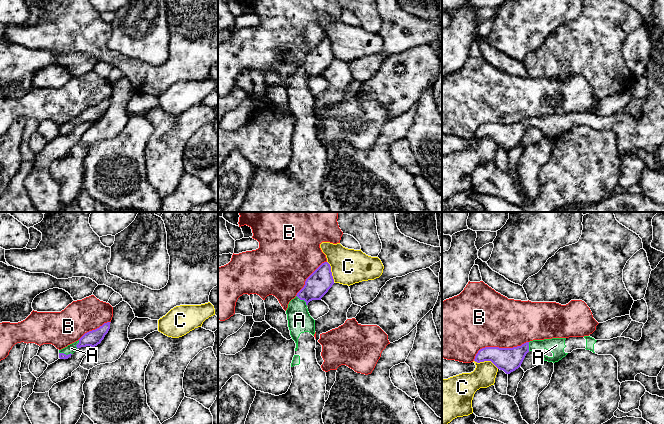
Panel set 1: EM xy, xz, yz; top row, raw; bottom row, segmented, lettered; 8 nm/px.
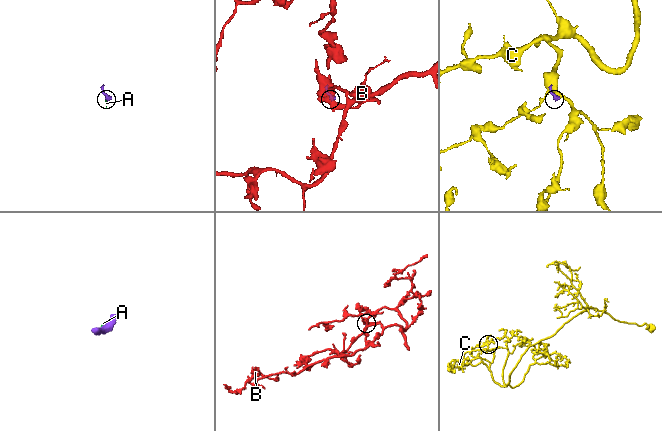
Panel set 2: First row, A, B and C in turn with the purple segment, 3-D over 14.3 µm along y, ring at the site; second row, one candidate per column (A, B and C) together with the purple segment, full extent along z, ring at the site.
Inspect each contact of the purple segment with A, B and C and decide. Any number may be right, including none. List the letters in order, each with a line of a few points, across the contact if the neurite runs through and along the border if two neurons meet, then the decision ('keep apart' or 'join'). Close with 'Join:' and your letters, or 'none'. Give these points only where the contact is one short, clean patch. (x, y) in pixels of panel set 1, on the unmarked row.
A: xz (321, 56), (302, 75), (299, 79), (299, 96) | join
B: keep apart
C: keep apart
Join: A

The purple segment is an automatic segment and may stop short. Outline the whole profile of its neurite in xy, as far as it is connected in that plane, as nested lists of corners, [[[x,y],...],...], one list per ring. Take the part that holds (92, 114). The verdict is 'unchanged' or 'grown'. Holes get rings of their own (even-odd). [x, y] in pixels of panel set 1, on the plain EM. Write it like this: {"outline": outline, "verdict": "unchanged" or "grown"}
{"outline": [[[104,99],[99,104],[85,109],[78,117],[59,126],[59,134],[68,135],[78,124],[86,122],[95,123],[100,120],[110,105],[110,99]]], "verdict": "grown"}

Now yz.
{"outline": [[[664,34],[651,47],[644,76],[648,82],[648,96],[642,104],[642,113],[639,117],[621,112],[610,116],[595,116],[590,112],[533,116],[513,124],[482,124],[476,130],[474,137],[477,139],[491,137],[498,145],[510,150],[521,142],[529,127],[539,129],[544,137],[555,139],[573,126],[586,125],[598,131],[612,131],[618,138],[620,159],[635,157],[635,152],[640,149],[657,153],[664,142]]], "verdict": "grown"}

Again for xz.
{"outline": [[[324,38],[306,55],[304,63],[289,78],[286,86],[288,103],[296,119],[291,139],[292,159],[288,167],[279,172],[256,167],[239,212],[330,212],[322,195],[327,153],[316,135],[315,96],[310,92],[307,81],[312,76],[321,76],[333,60],[331,42]]], "verdict": "grown"}

